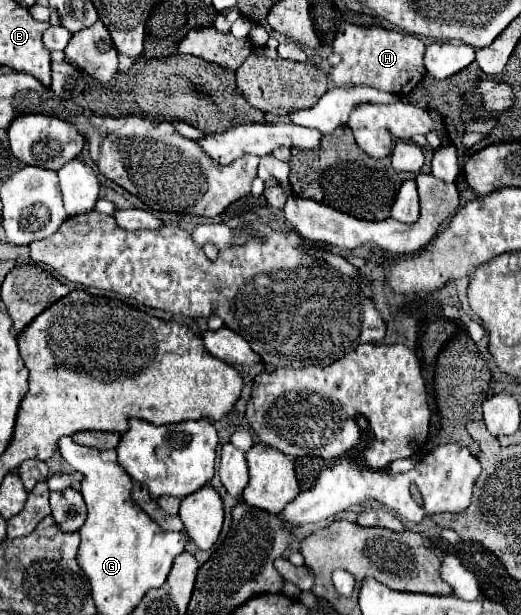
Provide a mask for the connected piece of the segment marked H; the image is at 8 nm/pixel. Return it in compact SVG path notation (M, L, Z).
M342 23L332 49L342 57L342 63L330 69L330 79L336 87L368 85L394 95L408 95L426 73L426 45L422 39L408 33L398 33L384 27L360 27L352 23Z

